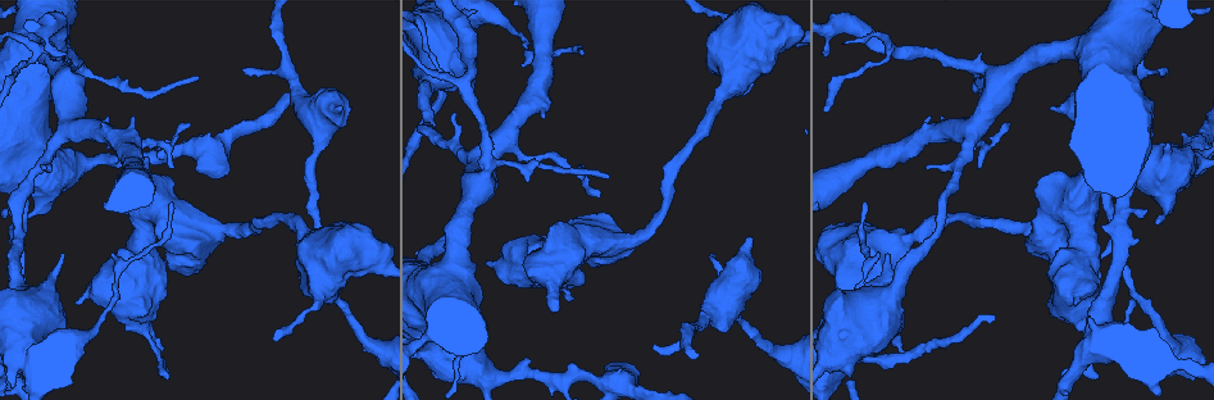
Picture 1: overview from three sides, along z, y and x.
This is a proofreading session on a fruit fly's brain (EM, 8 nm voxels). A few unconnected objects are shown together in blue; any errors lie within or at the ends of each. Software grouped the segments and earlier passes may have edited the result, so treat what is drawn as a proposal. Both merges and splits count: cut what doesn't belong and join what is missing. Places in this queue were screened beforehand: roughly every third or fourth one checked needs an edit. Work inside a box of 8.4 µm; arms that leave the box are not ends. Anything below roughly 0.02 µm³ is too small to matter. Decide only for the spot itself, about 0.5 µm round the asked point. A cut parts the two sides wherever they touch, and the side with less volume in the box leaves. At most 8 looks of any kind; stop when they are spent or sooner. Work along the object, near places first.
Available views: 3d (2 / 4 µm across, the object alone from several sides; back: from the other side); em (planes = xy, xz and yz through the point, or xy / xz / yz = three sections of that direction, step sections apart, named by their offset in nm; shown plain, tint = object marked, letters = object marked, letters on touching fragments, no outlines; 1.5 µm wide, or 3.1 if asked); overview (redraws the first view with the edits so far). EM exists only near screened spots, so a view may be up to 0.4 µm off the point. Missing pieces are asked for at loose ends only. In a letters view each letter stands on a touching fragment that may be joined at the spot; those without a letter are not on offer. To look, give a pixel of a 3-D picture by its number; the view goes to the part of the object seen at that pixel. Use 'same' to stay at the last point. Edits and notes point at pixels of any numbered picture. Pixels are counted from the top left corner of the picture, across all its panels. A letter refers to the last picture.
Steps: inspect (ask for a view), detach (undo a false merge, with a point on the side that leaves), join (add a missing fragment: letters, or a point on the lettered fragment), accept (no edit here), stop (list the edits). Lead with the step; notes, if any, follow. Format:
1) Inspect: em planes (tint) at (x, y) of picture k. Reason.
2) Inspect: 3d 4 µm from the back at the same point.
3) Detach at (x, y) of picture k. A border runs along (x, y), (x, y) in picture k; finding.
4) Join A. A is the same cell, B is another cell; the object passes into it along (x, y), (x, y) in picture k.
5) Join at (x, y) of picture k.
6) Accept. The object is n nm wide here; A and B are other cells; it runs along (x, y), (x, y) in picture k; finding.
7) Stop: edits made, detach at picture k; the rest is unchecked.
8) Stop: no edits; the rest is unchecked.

Inspect: em planes (tint) at (897, 53) of picture 1. Thin arm on a thick one.

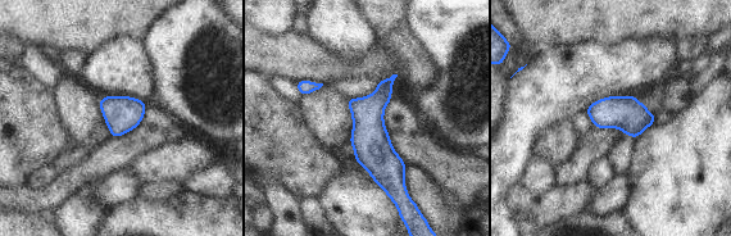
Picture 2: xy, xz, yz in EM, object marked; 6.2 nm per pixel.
Inspect: em planes (letters) at the same point.

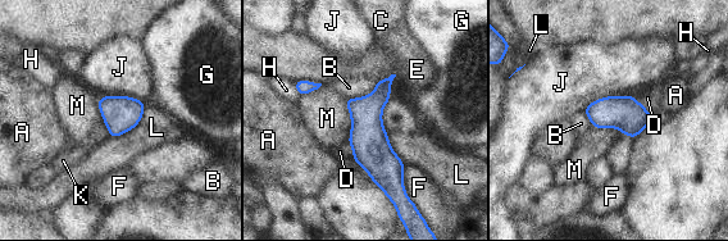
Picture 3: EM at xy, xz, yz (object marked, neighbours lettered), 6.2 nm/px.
Accept. The object is 220 nm wide here; A, B, C, D, E, F, G, H, J, K, L and M are other cells; it runs along (387, 81), (373, 104), (373, 154), (388, 191) in picture 3; continuous, no second cell.

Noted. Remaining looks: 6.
Inspect: em planes (letters) at (450, 115) of picture 1.

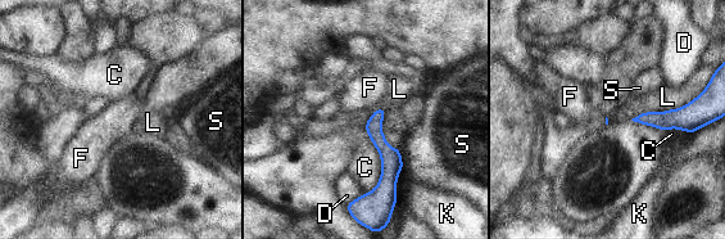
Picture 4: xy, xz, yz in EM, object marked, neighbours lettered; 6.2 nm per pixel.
Accept. The longest contact is with L, 460 nm; C, D, F, K, L and S are other cells; none of them fits.

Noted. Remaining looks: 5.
Inspect: em xy step 4 (tint) at (551, 308) of picture 1. Free end.

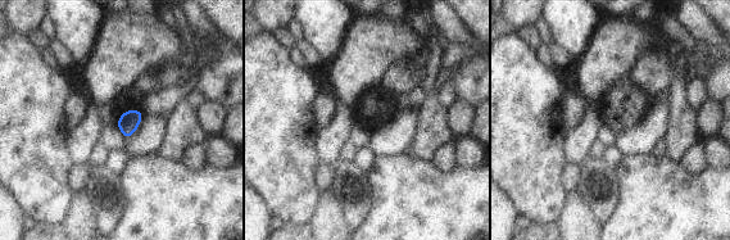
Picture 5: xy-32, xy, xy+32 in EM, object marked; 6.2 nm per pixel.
Inspect: em planes (letters) at the same point. Cut it another way.

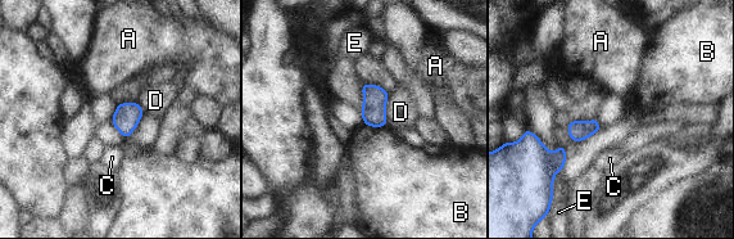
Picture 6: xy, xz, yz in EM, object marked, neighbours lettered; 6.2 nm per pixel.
Accept. A, B, C, D and E are other cells; a border runs along (363, 122), (371, 126), (385, 126) in picture 6; none of them fits.

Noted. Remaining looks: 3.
Stop: no edits; the rest is unchecked.

